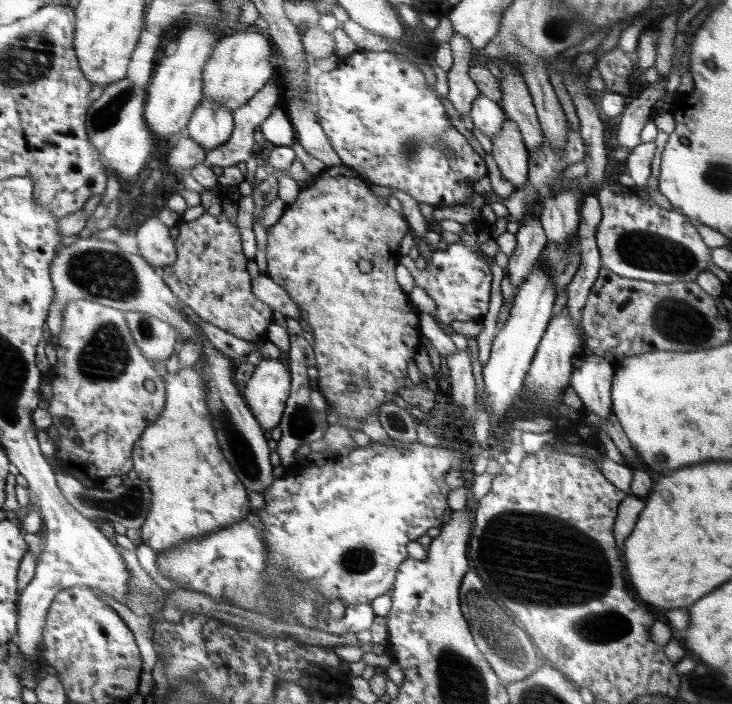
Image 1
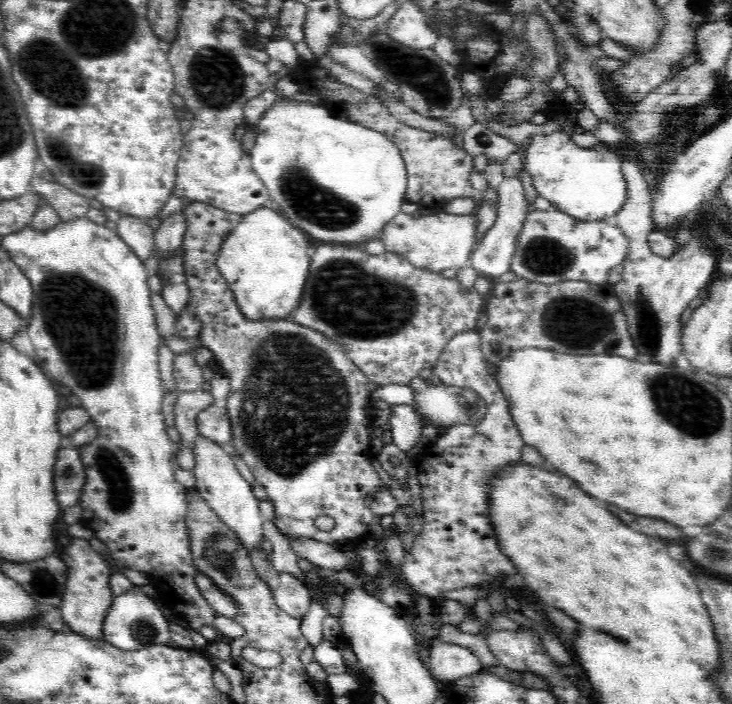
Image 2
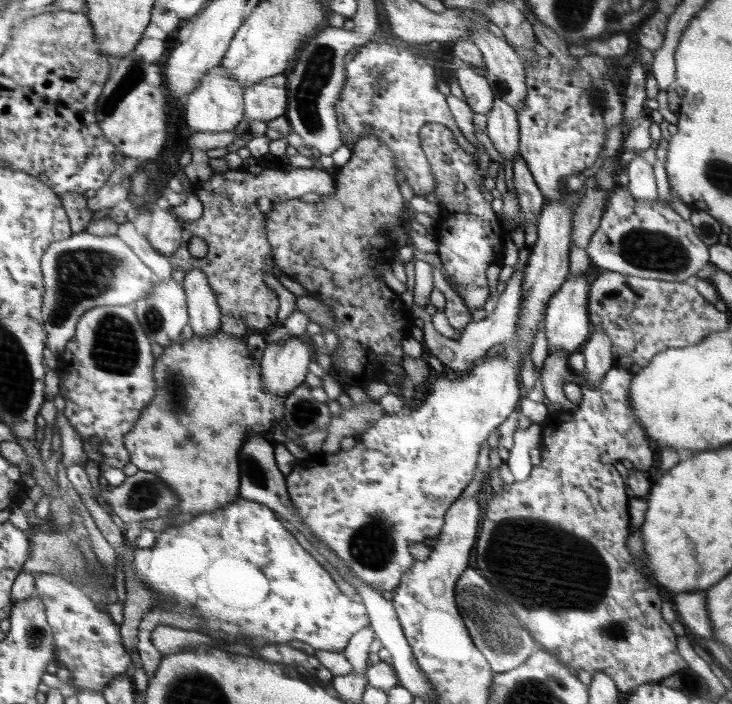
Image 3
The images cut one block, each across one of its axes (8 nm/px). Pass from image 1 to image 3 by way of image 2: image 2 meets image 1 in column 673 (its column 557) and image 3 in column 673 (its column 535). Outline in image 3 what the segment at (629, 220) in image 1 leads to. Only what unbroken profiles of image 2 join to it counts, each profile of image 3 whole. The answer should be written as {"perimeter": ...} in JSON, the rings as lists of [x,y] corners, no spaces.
{"perimeter":[[[624,186],[610,192],[598,229],[592,234],[585,250],[591,258],[591,263],[600,269],[666,282],[693,281],[696,273],[710,263],[710,248],[696,236],[690,221],[684,220],[668,203],[660,205],[658,202],[634,199]]]}

